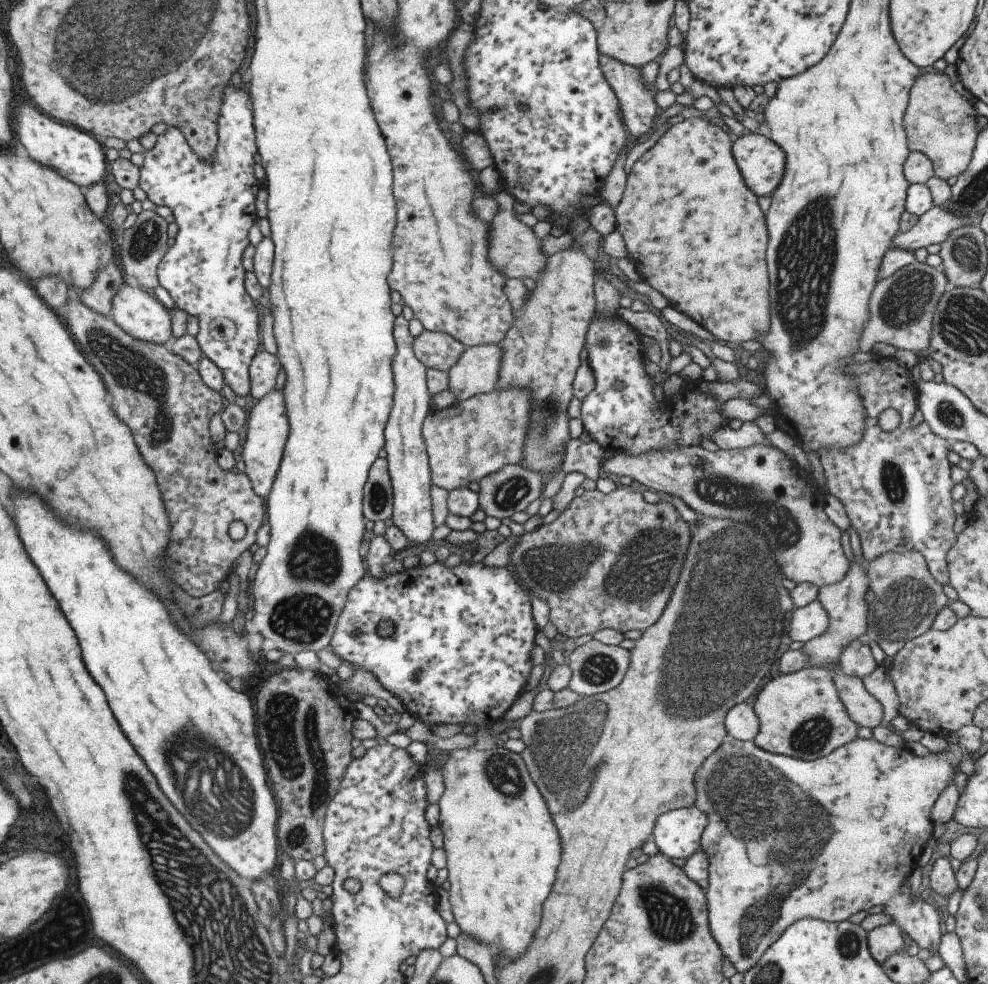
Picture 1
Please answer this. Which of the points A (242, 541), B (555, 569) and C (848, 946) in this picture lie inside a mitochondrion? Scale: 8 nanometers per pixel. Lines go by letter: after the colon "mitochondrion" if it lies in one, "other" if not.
A: other
B: mitochondrion
C: mitochondrion

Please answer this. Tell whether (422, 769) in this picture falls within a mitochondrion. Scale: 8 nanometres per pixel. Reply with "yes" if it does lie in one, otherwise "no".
no

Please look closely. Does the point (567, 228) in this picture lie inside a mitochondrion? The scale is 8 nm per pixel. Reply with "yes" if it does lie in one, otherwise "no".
no

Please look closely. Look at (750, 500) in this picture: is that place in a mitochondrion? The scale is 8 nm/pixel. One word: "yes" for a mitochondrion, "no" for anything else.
yes

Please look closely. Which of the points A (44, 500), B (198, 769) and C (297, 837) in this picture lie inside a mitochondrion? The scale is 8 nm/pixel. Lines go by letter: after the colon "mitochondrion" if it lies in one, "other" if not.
A: other
B: mitochondrion
C: mitochondrion

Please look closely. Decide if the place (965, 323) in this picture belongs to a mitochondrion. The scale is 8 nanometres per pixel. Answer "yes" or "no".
yes

